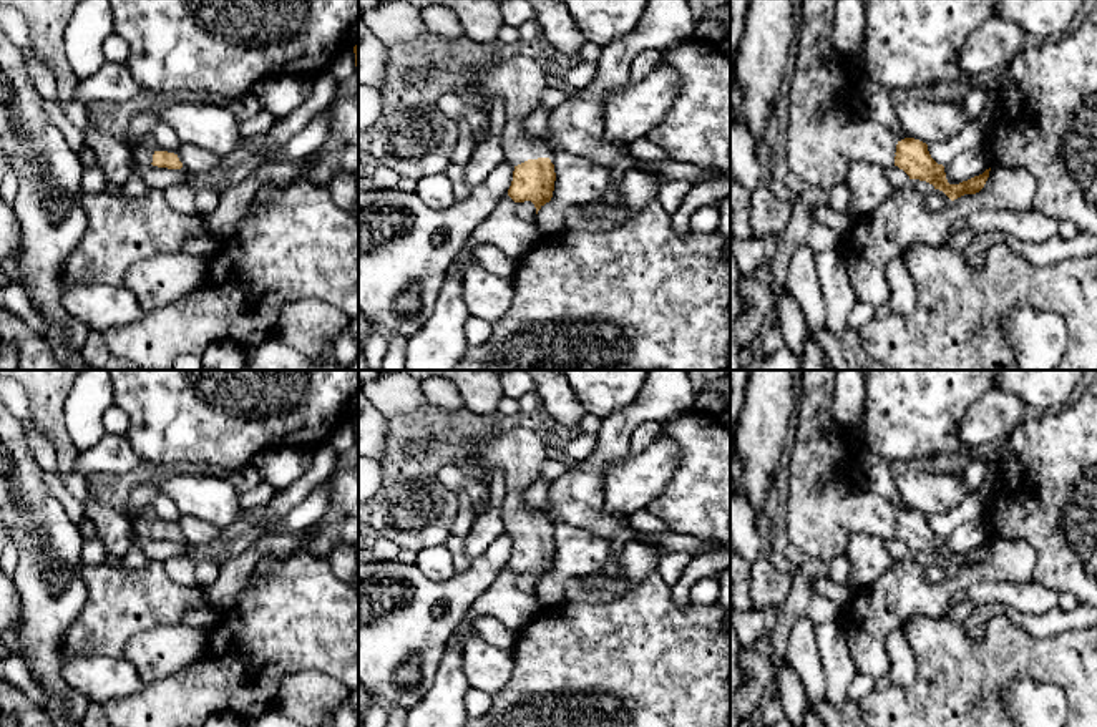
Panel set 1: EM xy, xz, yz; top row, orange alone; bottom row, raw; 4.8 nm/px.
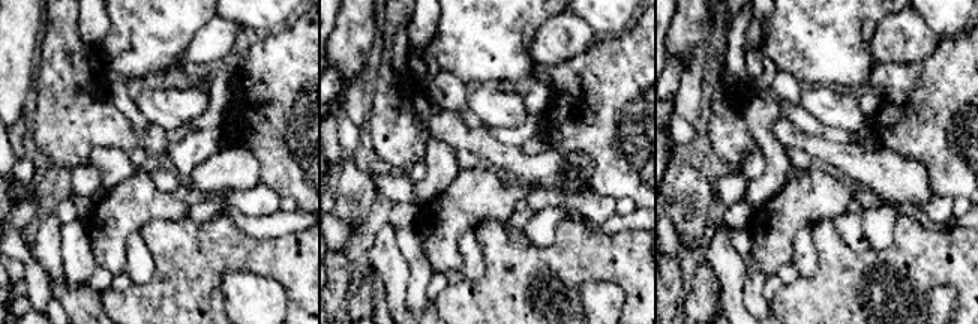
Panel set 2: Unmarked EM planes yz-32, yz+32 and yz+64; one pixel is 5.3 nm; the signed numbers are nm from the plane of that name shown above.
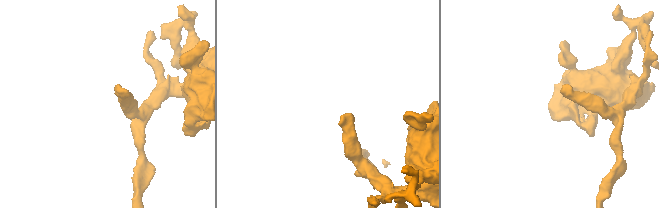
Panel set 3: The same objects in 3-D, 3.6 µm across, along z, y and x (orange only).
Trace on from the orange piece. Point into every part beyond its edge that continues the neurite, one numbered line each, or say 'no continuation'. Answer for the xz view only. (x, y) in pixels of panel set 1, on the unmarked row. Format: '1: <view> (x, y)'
1: xz (518, 453)

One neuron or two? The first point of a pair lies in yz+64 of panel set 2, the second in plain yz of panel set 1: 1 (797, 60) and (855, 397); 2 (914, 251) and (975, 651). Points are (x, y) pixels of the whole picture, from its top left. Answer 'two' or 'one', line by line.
1: two
2: one

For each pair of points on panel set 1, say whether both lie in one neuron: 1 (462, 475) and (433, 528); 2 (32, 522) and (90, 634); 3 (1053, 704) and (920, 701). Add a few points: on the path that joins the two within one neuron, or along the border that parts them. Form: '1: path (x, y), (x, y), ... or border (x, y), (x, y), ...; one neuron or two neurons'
1: border (435, 473), (457, 493); two neurons
2: border (83, 575), (85, 605), (63, 633); two neurons
3: border (1038, 681), (1011, 681), (1003, 689), (1004, 709); two neurons

